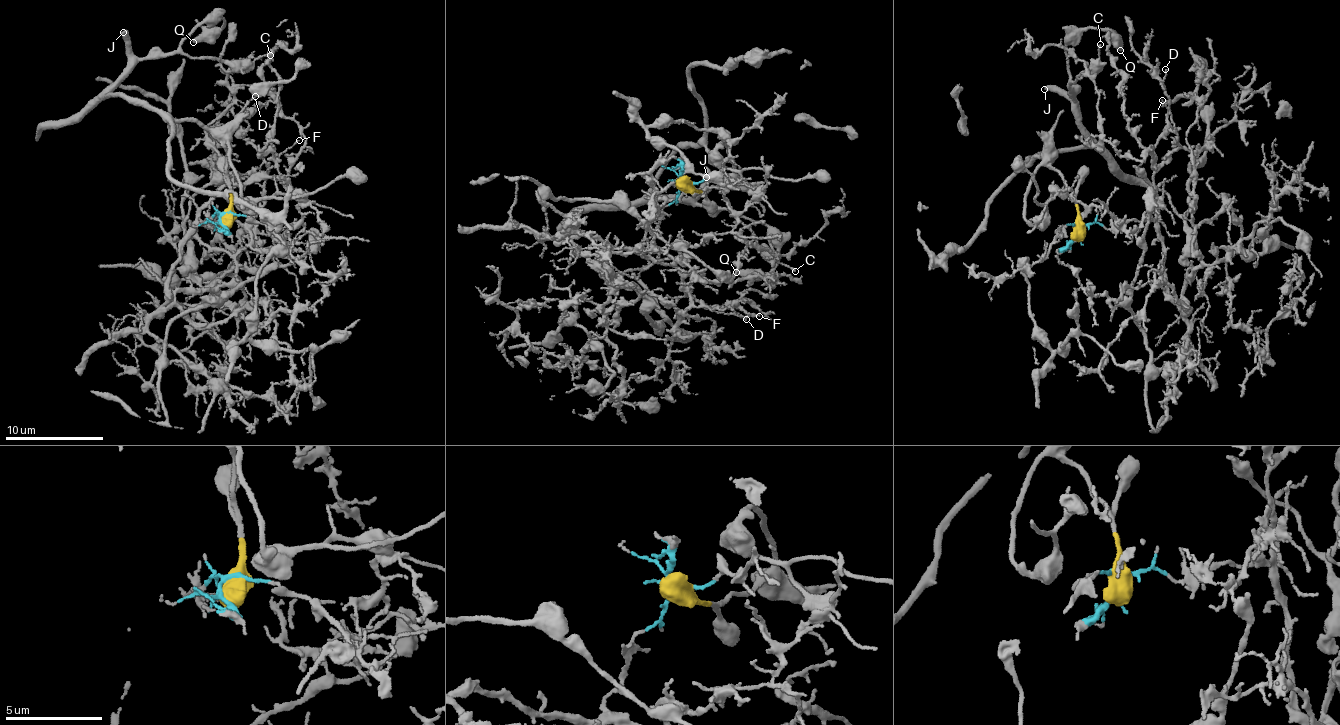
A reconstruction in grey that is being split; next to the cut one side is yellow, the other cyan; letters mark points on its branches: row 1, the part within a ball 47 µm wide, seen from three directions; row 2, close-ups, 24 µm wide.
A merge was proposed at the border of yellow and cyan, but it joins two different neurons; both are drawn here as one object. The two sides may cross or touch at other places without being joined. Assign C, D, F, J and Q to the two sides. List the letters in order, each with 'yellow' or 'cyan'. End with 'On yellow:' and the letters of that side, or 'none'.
C: yellow
D: cyan
F: cyan
J: yellow
Q: yellow
On yellow: C, J, Q

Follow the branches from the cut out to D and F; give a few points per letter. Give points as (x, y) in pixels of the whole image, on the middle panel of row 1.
D: (680, 183), (675, 200), (662, 210), (644, 254), (692, 277), (692, 296), (709, 307), (728, 308), (746, 319)
F: (680, 183), (675, 200), (662, 210), (644, 254), (672, 266), (695, 304), (739, 315), (759, 315)

